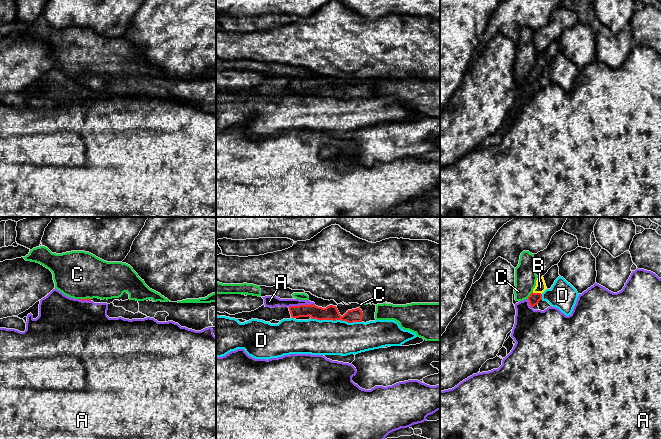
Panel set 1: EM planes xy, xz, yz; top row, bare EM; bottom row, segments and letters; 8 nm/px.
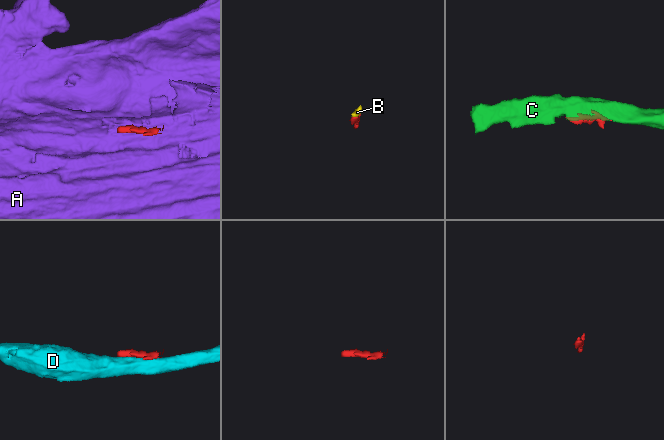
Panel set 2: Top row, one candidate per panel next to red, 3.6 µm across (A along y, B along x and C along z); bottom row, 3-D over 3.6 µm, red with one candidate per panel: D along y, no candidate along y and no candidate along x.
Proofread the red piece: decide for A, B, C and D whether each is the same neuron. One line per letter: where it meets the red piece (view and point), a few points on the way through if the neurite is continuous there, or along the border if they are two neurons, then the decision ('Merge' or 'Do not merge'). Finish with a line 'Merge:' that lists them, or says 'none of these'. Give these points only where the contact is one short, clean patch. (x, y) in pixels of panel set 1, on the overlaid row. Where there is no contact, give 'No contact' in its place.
A: Touches red at xz (301, 305). Do not merge
B: Touches red at yz (537, 293). Merge
C: Touches red at yz (530, 295). Do not merge
D: Touches red at xz (336, 319). Do not merge
Merge: B

